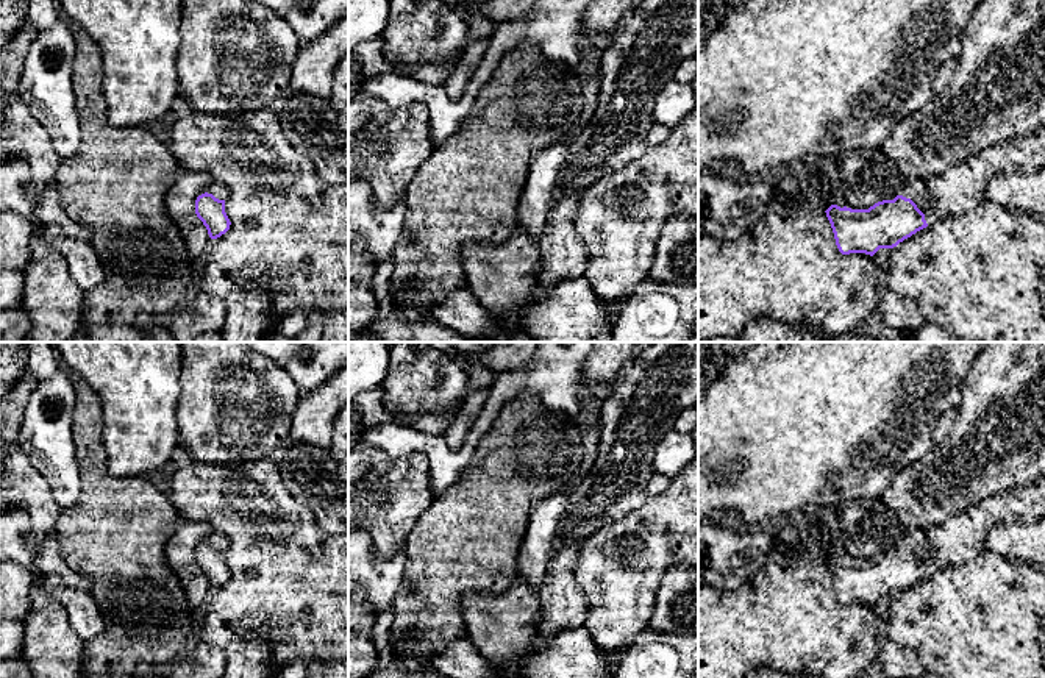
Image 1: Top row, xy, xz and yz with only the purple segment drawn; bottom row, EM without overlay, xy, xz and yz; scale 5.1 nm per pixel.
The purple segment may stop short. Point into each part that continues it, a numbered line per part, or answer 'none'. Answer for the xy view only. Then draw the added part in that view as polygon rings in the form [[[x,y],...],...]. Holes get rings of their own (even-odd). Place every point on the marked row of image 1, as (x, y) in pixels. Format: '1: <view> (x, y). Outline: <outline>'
1: xy (217, 188). Outline: [[[212,178],[208,187],[205,187],[198,195],[202,194],[212,194],[219,200],[226,200],[228,198],[228,187],[223,181]]]

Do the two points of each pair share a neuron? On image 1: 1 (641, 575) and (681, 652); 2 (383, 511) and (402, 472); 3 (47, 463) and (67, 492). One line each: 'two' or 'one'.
1: two
2: one
3: one

